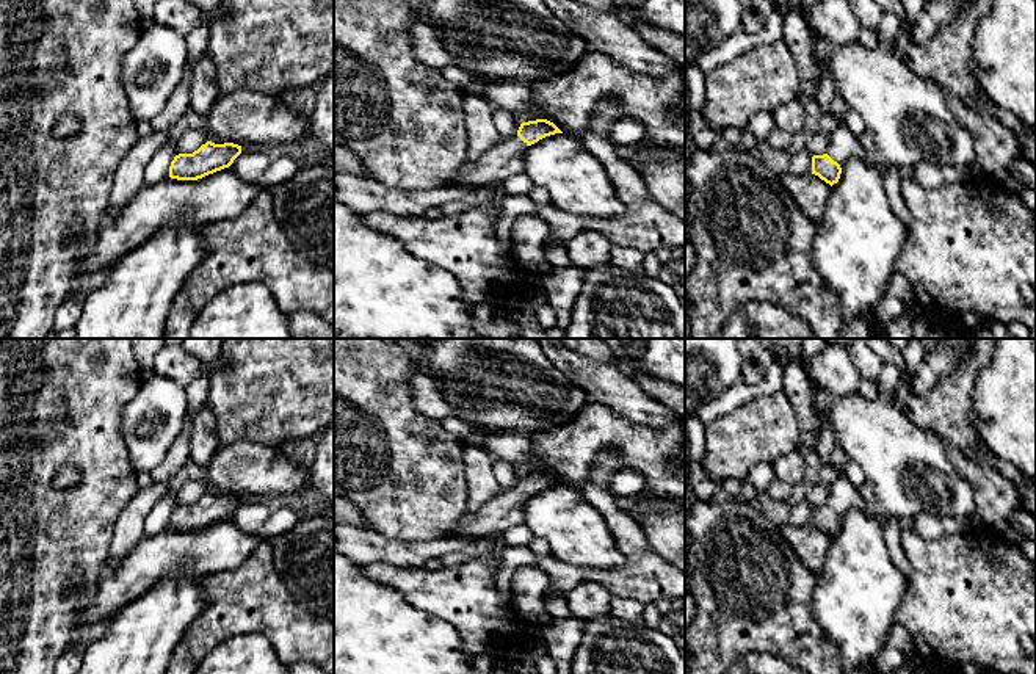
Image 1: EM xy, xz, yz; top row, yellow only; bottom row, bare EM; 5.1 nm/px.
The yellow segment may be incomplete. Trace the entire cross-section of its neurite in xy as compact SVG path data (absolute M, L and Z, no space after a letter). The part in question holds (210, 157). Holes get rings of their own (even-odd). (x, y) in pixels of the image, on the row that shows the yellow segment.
M207 141L193 154L179 154L169 166L169 177L177 180L197 180L229 168L241 154L241 146L234 143L215 144Z

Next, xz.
M547 119L522 122L516 135L503 138L497 146L484 152L481 158L476 161L465 160L456 177L447 185L500 185L508 177L525 172L523 157L531 144L555 133L563 132Z

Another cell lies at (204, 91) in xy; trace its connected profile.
M205 53L191 66L190 110L204 118L219 96L215 63Z

